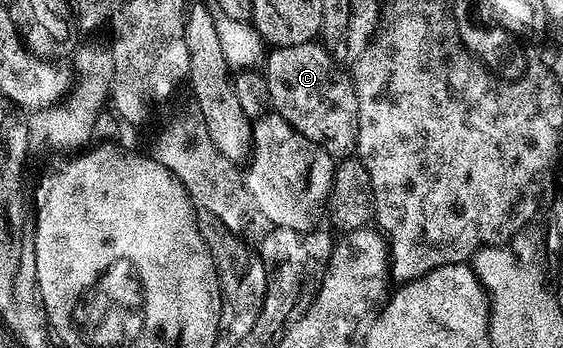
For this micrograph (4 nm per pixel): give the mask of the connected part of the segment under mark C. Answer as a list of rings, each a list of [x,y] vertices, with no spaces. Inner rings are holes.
[[[314,41],[312,43],[304,43],[303,45],[291,45],[290,47],[279,47],[270,50],[267,58],[263,63],[263,74],[267,81],[267,89],[271,93],[271,107],[276,114],[282,115],[284,119],[295,128],[299,133],[303,133],[303,137],[307,137],[307,141],[315,141],[315,145],[319,145],[319,149],[326,151],[328,155],[332,155],[334,160],[340,161],[350,158],[356,152],[357,138],[359,137],[359,97],[353,88],[352,78],[347,74],[340,62],[330,55],[329,51],[320,42]]]

